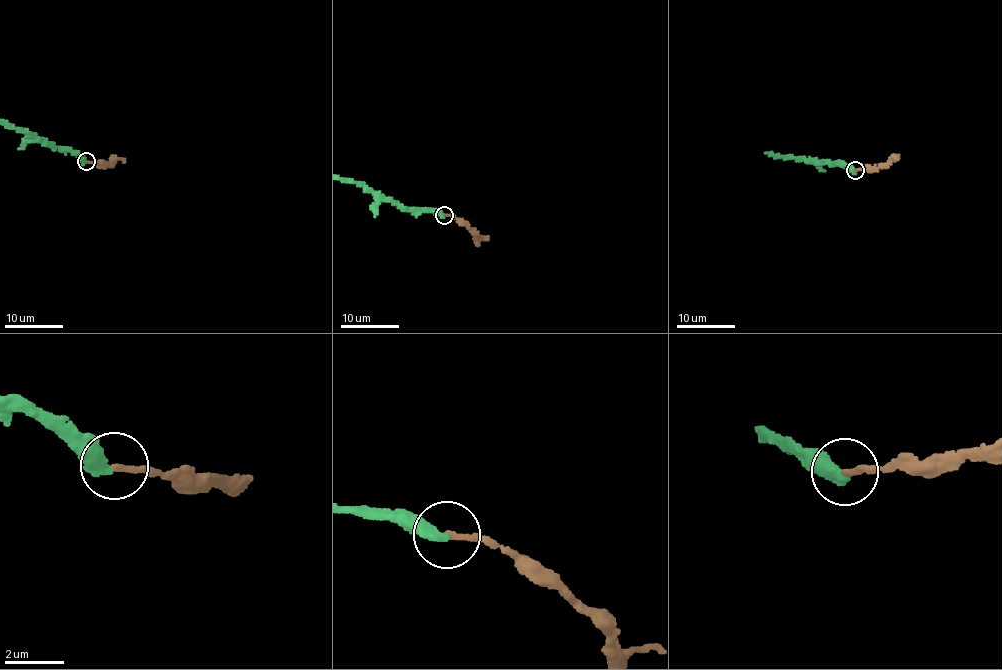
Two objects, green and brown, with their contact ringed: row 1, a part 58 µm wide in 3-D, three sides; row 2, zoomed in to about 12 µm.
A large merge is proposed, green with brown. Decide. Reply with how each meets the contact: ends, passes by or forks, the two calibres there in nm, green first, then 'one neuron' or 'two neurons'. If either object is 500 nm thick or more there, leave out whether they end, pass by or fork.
green ends; brown ends; calibres 440 and 180 nm; two neurons

